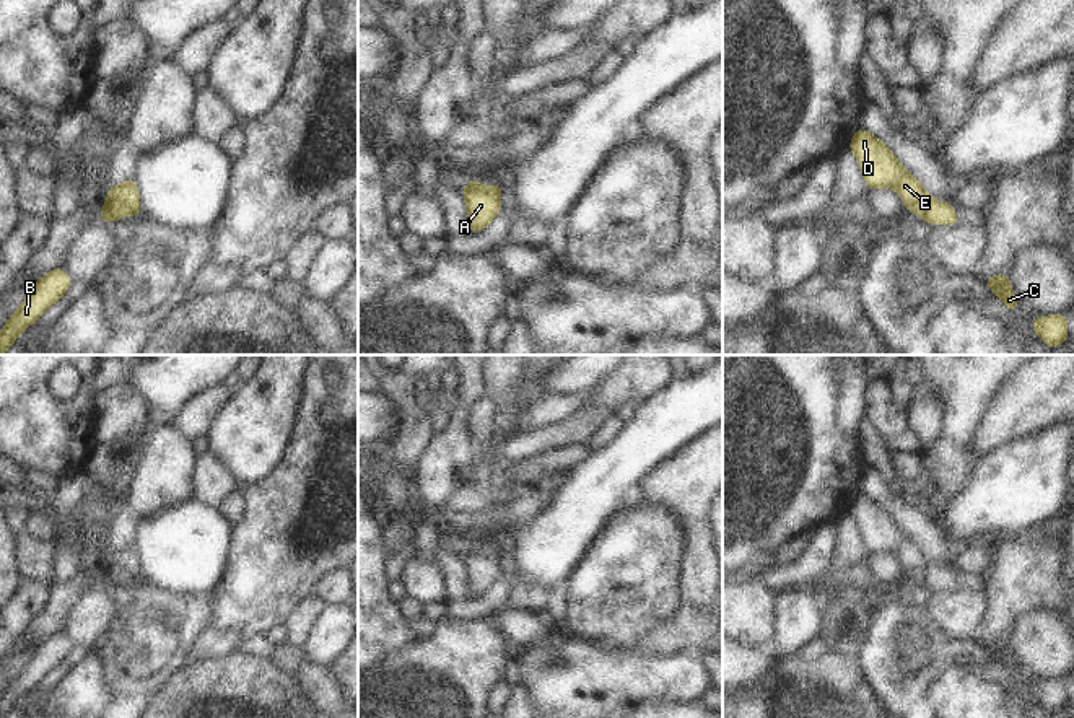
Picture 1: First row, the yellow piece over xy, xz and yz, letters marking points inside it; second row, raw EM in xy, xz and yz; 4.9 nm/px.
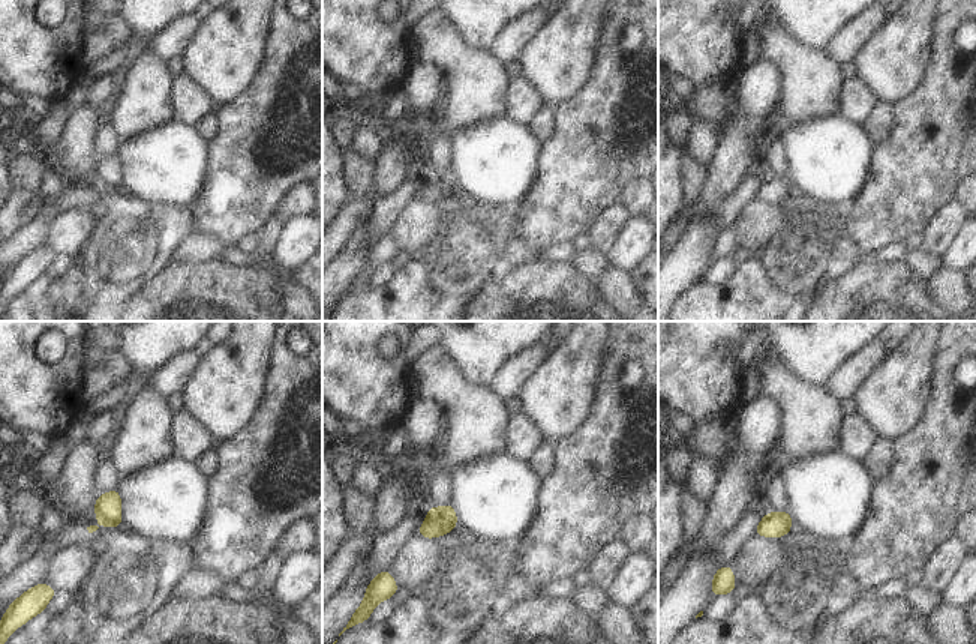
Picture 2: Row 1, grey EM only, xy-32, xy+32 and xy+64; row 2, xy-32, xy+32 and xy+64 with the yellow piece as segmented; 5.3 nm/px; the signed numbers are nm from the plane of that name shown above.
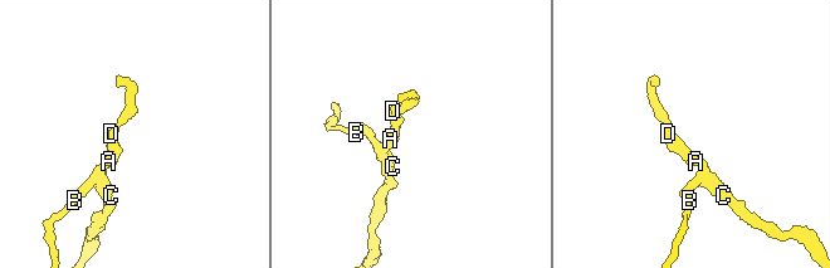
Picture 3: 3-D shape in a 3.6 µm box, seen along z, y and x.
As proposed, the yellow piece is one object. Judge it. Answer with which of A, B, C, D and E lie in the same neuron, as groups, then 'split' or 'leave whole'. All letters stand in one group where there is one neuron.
A B C D E | leave whole

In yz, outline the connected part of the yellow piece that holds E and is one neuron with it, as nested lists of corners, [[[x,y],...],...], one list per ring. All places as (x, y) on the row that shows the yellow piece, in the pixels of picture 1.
[[[859,127],[848,147],[856,156],[871,190],[895,189],[908,212],[937,225],[960,225],[954,207],[929,197],[924,187],[898,163],[897,156],[872,134]]]

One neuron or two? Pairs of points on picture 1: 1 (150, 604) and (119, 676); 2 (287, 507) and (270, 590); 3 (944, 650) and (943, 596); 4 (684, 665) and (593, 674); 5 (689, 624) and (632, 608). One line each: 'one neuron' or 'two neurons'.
1: one neuron
2: one neuron
3: two neurons
4: one neuron
5: two neurons

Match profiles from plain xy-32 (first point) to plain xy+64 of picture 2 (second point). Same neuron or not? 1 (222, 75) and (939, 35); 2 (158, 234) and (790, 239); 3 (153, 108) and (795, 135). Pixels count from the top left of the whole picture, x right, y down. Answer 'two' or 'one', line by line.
1: two
2: one
3: two

